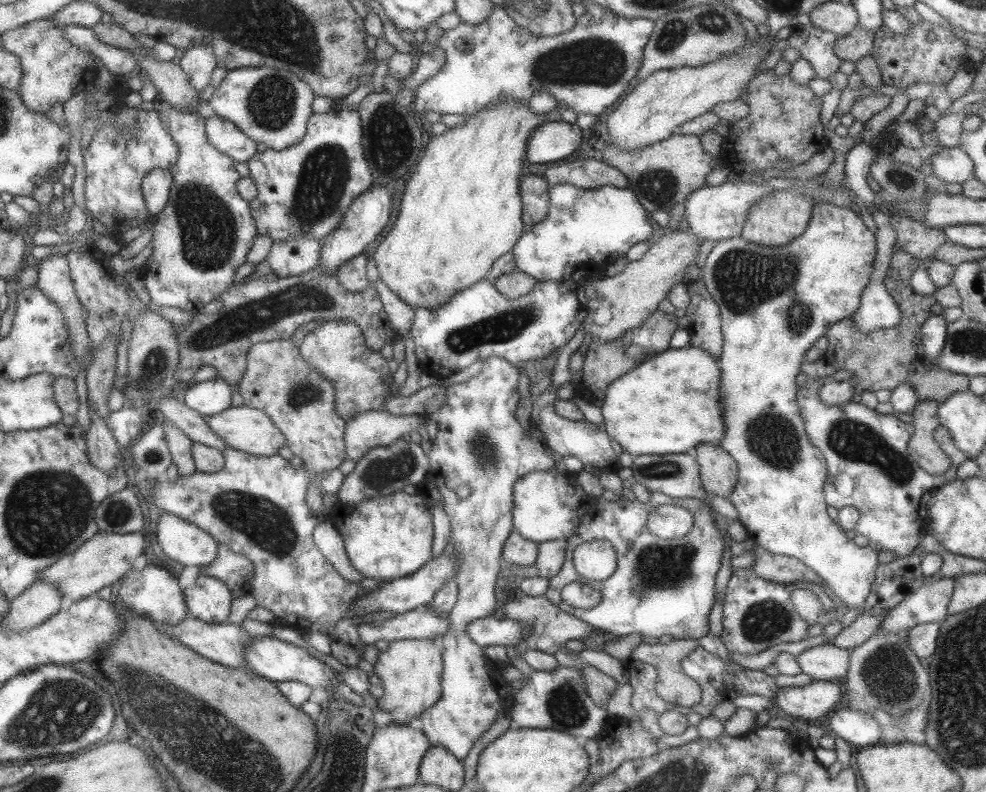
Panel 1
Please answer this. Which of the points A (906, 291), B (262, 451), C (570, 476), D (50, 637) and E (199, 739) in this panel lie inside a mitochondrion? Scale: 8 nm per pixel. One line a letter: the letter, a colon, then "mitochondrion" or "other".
A: other
B: other
C: other
D: other
E: mitochondrion

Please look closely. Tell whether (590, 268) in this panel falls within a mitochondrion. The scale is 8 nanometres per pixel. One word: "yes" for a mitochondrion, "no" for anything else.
no

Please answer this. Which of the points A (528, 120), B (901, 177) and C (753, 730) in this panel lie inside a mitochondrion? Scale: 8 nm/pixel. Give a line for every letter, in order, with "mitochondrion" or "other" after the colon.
A: other
B: mitochondrion
C: other

